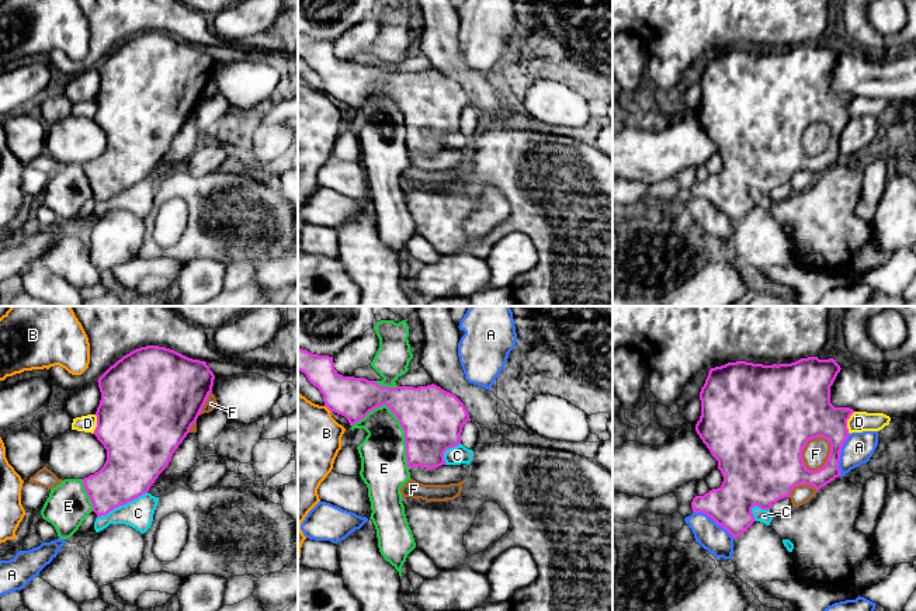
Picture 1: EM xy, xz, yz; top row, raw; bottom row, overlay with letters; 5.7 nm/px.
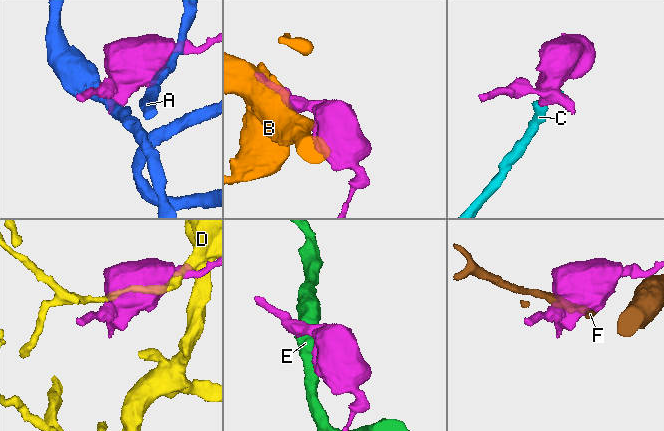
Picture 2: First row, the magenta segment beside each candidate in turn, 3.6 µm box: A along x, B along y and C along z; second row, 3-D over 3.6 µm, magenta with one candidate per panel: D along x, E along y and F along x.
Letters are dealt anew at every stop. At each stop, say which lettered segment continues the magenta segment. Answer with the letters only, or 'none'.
none

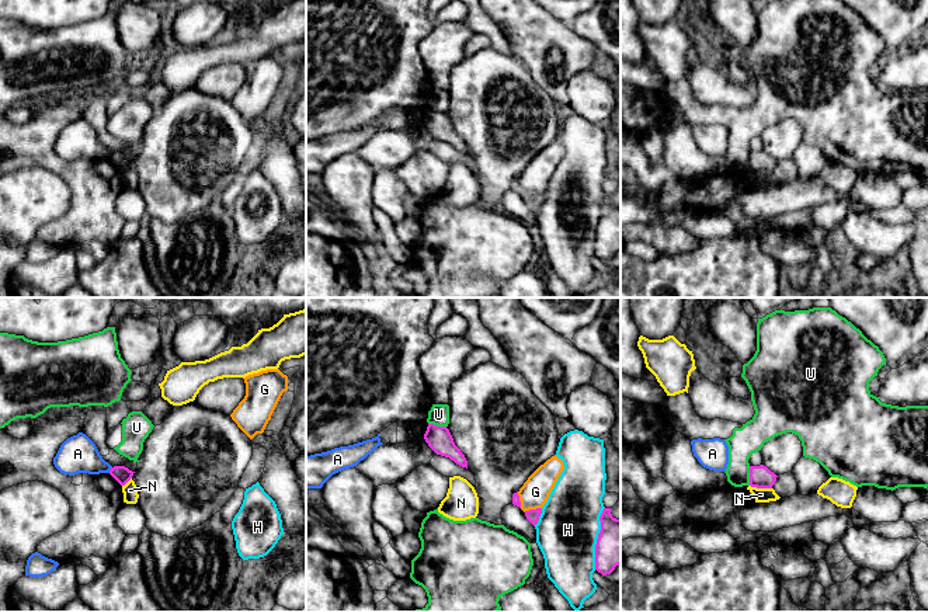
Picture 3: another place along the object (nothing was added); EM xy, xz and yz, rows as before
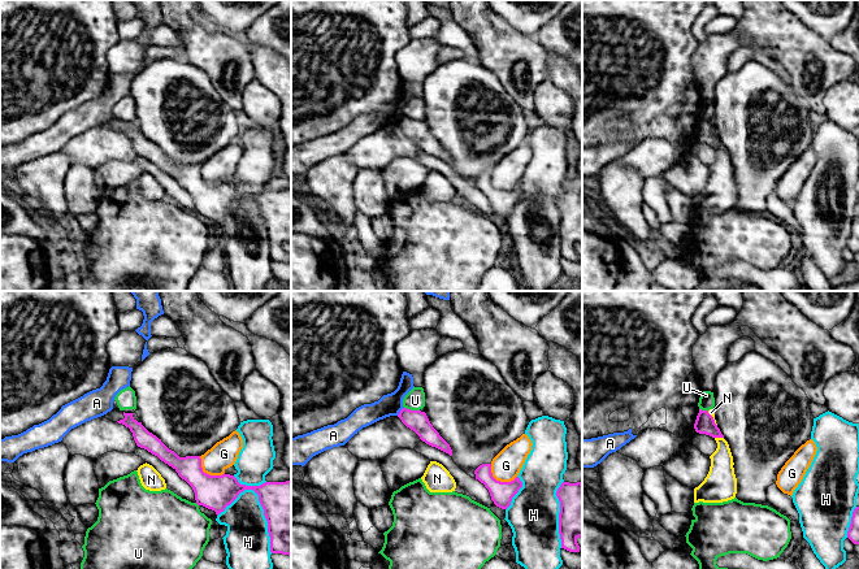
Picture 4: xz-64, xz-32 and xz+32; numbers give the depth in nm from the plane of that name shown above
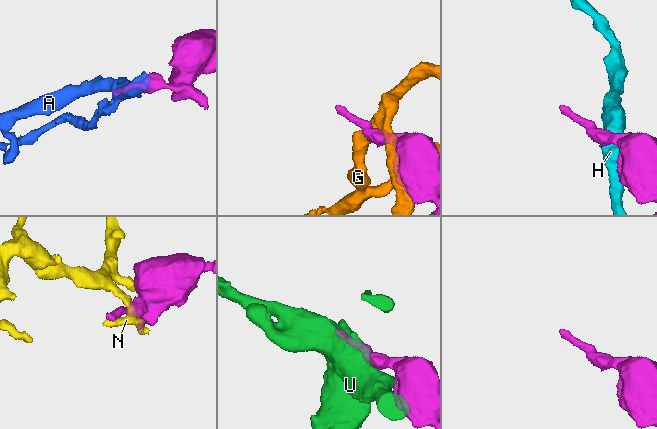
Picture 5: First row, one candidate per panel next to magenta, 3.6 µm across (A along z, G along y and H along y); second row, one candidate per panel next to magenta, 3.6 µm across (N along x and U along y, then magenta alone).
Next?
none

